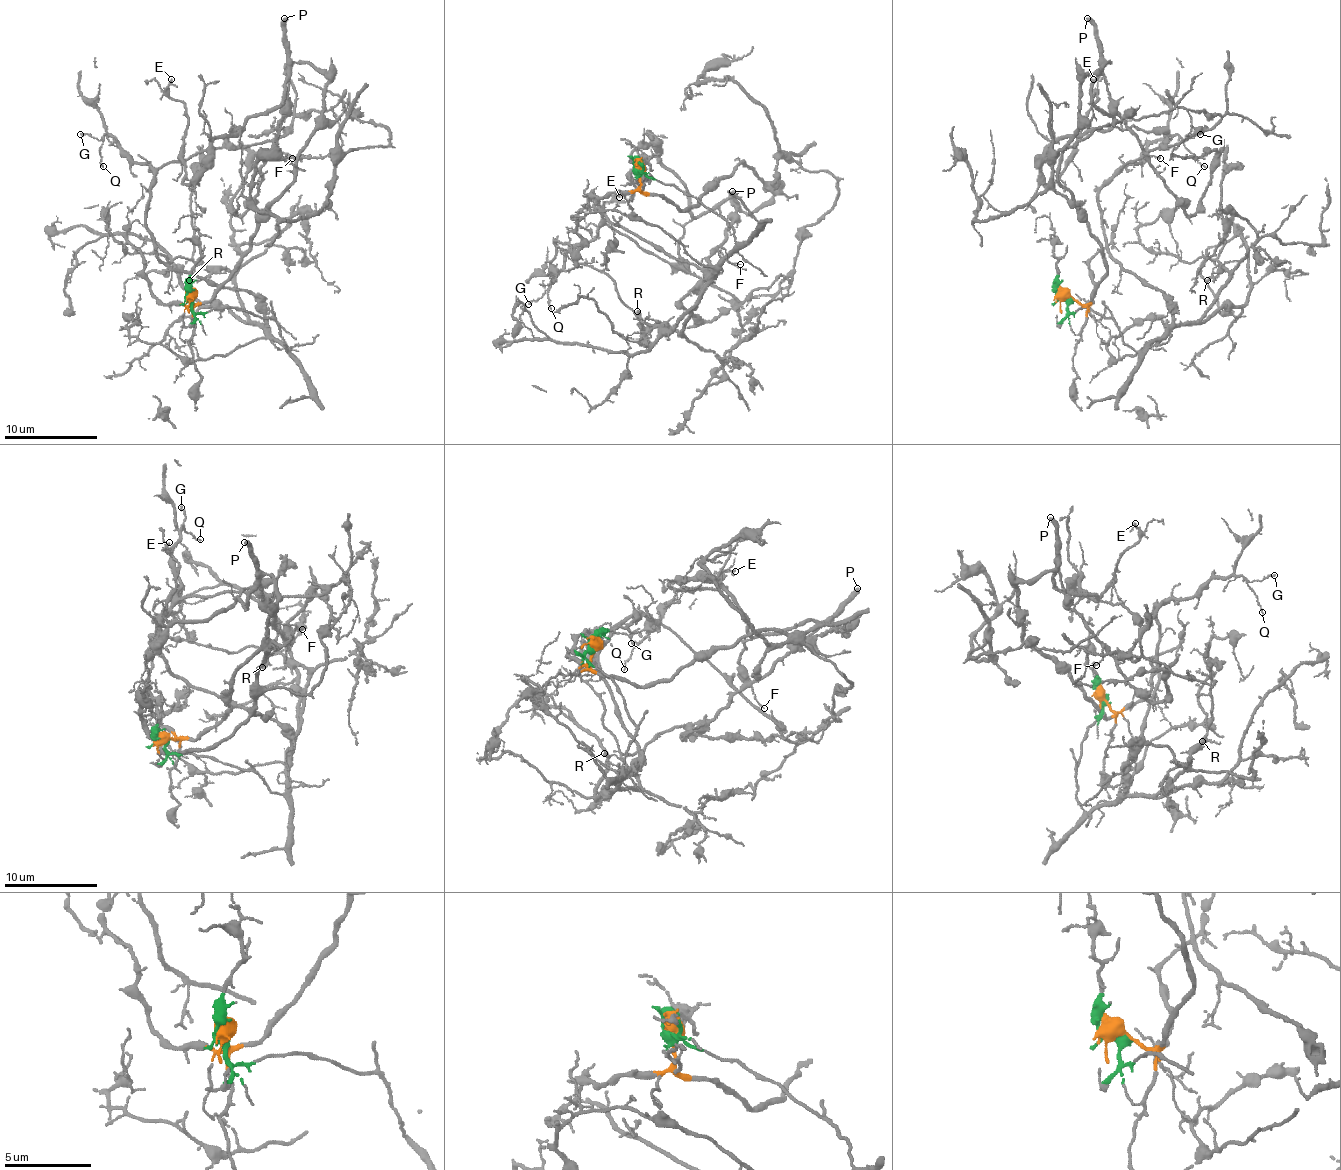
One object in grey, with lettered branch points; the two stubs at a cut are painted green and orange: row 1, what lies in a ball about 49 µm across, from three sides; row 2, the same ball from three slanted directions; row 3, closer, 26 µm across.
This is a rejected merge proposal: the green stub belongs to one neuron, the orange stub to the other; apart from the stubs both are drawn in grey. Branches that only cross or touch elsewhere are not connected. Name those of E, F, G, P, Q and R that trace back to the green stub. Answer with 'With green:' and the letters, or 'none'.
With green: G, Q, R

